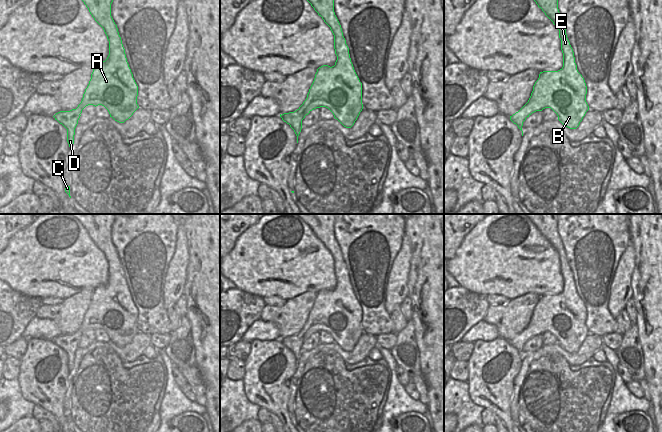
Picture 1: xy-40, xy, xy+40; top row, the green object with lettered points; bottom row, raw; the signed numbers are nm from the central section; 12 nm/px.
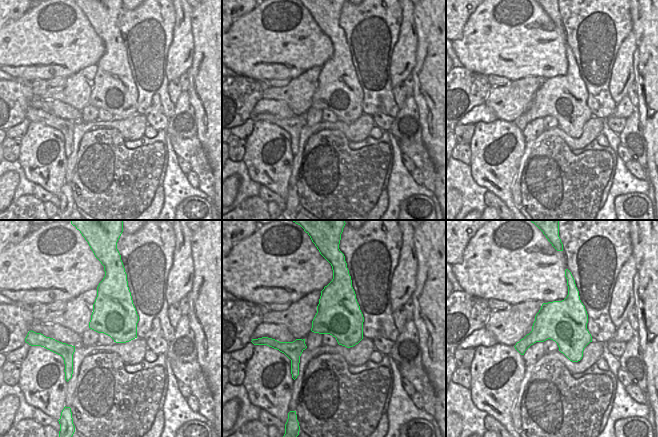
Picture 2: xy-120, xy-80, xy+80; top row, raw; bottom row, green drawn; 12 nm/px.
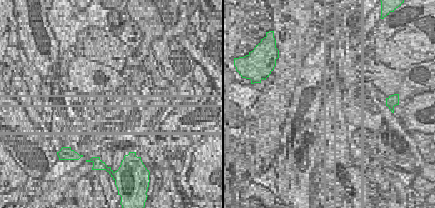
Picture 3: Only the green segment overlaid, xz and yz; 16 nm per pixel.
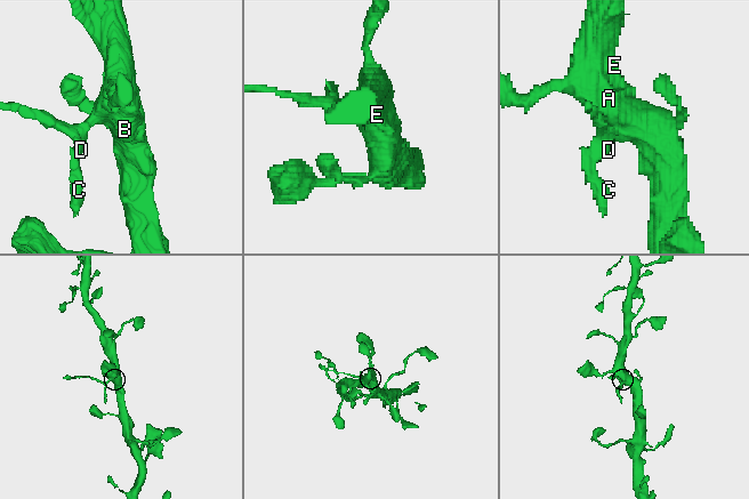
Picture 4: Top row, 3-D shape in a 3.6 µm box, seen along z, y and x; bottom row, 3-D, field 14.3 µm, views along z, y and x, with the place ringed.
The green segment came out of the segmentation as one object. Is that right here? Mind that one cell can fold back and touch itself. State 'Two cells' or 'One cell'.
Two cells.

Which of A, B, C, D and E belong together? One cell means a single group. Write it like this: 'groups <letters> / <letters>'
groups A B E / C D

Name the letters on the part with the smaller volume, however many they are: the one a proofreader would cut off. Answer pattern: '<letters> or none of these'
C, D

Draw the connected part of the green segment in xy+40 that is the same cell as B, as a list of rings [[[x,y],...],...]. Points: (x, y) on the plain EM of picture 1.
[[[524,214],[536,226],[539,232],[553,246],[559,254],[561,274],[563,277],[563,291],[558,295],[540,296],[538,304],[533,310],[533,315],[528,326],[522,331],[528,339],[545,332],[551,332],[558,340],[558,344],[570,353],[576,353],[589,330],[586,326],[587,310],[584,302],[577,294],[573,273],[567,262],[566,252],[558,233],[557,214]]]

